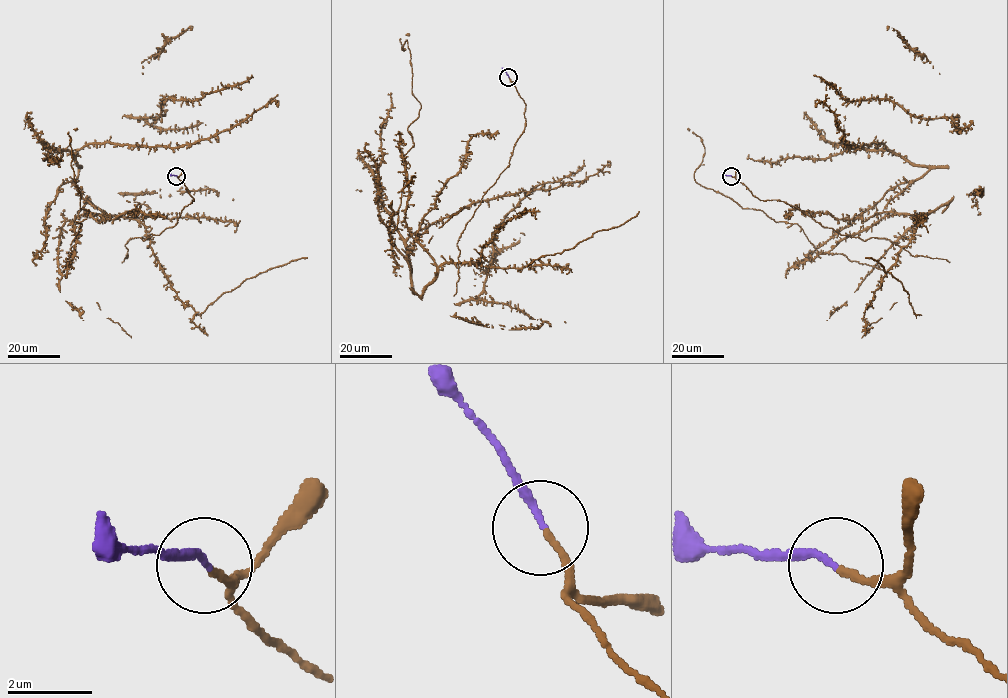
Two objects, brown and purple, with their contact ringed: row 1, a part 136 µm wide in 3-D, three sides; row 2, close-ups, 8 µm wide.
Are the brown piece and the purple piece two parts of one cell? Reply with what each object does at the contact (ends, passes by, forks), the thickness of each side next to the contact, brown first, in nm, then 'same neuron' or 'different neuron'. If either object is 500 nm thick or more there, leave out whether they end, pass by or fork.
brown ends there; purple ends there; 160 nm thick on the brown side, 160 nm on the other; different neuron

